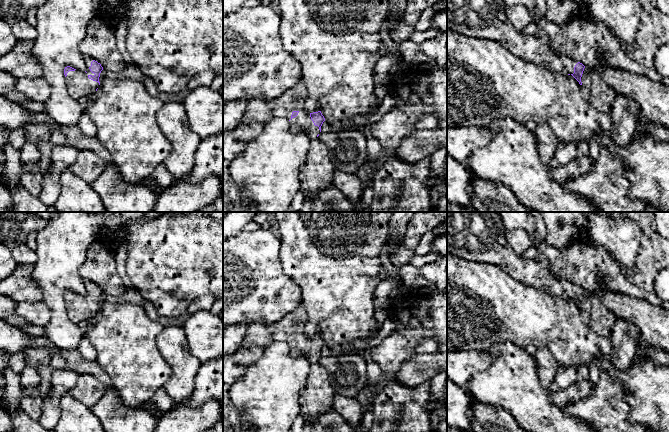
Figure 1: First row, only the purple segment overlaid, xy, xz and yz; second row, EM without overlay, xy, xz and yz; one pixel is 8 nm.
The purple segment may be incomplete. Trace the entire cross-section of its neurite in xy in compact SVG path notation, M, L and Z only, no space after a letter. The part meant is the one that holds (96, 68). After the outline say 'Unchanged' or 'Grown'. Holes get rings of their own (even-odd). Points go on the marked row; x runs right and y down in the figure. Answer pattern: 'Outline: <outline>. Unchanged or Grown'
Outline: M88 56L85 57L85 62L85 71L78 71L70 66L64 69L67 90L76 100L93 95L100 85L99 77L103 67Z. Grown

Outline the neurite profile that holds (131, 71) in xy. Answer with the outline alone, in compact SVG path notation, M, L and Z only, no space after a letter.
M127 64L126 68L121 73L114 73L103 69L100 73L99 82L101 84L104 78L129 78L136 81L143 81L145 77L145 74L138 66L134 64Z

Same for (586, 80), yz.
M583 71L581 82L582 82L581 85L582 96L585 100L589 101L591 95L591 82L592 82L590 73Z

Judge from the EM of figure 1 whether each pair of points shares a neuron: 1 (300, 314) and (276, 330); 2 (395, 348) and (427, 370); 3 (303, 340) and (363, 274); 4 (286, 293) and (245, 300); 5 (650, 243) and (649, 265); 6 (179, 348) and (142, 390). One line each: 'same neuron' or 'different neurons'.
1: same neuron
2: different neurons
3: different neurons
4: same neuron
5: same neuron
6: different neurons

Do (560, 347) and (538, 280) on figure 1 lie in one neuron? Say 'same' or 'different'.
different

